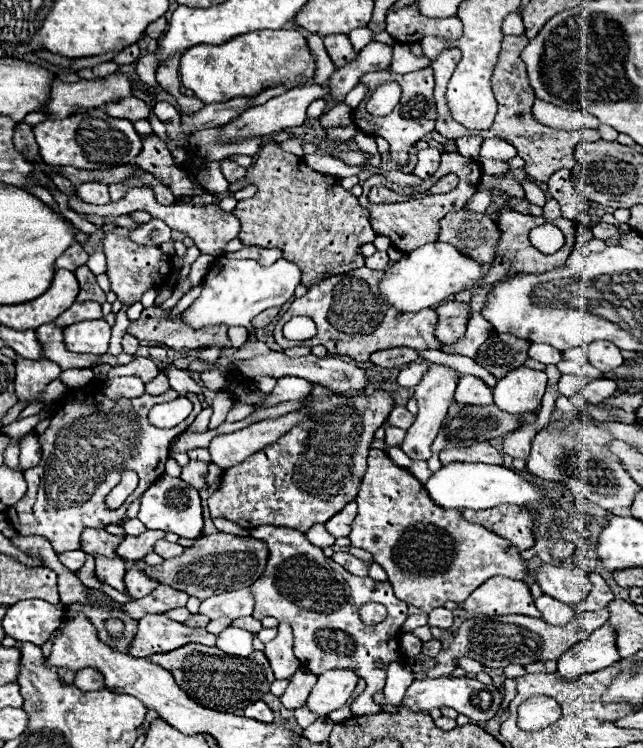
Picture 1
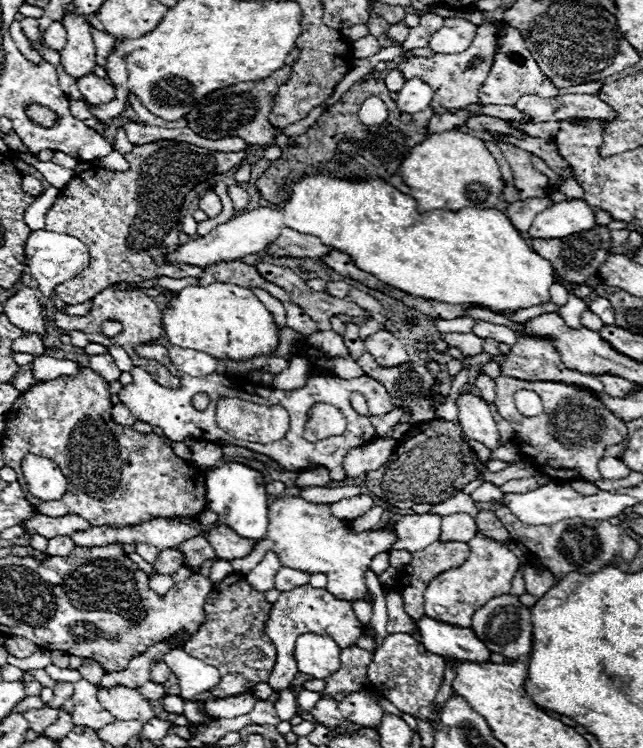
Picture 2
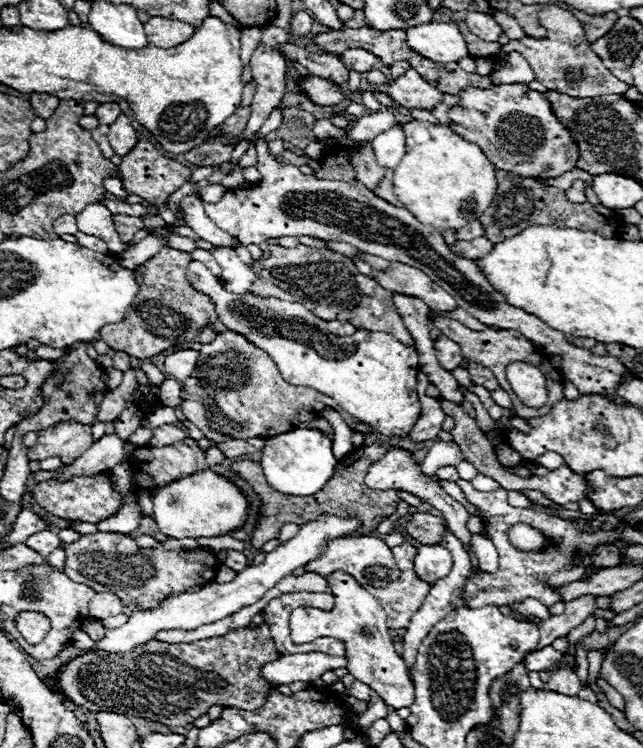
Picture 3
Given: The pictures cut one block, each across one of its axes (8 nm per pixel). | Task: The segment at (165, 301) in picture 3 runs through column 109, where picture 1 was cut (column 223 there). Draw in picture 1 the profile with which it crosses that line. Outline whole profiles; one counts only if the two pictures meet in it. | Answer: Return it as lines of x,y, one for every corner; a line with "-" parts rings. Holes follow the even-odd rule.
158,306
146,308
138,320
132,320
128,326
128,334
138,340
158,340
174,350
194,350
202,346
230,346
228,328
226,326
210,326
202,330
190,328
182,318
168,318
170,312
160,310

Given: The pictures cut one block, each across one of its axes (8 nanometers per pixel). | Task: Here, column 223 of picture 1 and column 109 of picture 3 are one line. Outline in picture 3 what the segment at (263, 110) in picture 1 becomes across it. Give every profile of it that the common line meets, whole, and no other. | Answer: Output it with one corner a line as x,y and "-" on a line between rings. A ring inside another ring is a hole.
122,114
114,124
110,124
108,140
118,156
126,156
128,152
132,152
132,148
138,144
138,134
132,128
128,116

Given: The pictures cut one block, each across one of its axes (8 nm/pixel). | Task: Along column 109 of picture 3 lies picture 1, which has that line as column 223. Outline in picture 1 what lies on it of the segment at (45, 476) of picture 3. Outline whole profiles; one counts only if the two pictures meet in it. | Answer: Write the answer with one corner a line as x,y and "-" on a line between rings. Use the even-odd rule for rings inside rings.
290,412
274,420
262,420
250,424
248,428
236,430
232,434
220,434
208,446
212,464
220,466
222,470
232,468
234,464
246,460
250,454
268,446
272,440
278,440
278,436
282,436
286,430
290,430
290,426
302,420
304,420
302,414

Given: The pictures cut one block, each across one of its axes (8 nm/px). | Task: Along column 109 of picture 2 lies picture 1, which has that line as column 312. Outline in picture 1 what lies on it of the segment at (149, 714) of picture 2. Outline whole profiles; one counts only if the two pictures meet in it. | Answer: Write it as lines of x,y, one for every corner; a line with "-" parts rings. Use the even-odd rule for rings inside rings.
328,670
318,676
316,686
308,696
308,708
318,716
328,716
328,712
338,710
346,704
352,690
356,688
360,676
354,670

